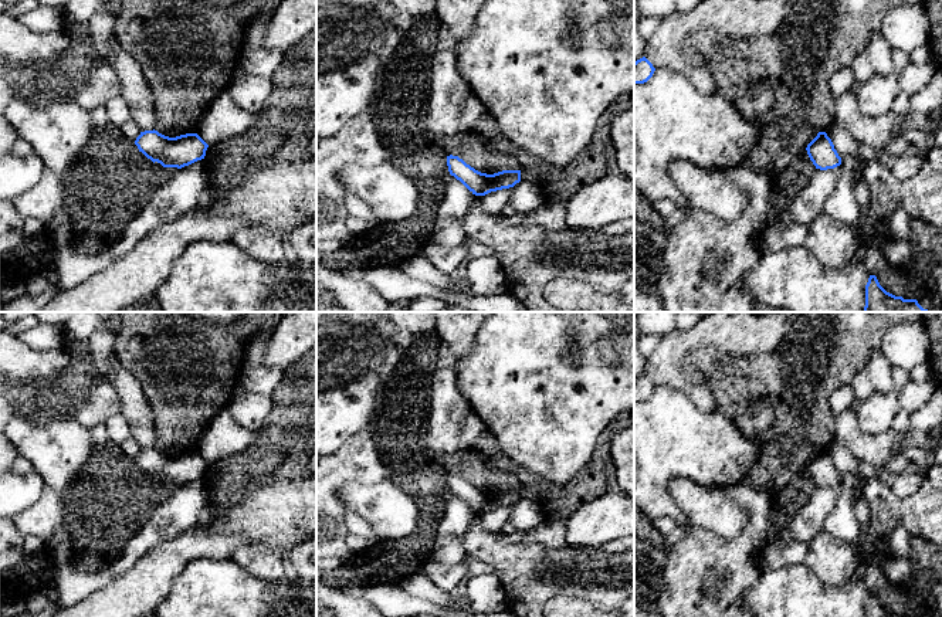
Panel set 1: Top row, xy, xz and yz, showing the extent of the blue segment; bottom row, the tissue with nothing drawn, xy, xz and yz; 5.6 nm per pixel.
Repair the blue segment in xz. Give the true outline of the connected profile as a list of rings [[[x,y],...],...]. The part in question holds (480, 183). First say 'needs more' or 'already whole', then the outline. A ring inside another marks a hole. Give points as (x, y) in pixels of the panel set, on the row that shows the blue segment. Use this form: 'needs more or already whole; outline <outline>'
already whole; outline [[[447,156],[451,176],[460,180],[472,194],[485,196],[491,191],[514,187],[521,182],[521,170],[502,170],[487,174],[475,170],[458,156]]]

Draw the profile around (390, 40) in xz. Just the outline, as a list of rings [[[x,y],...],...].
[[[383,18],[382,35],[383,35],[383,45],[379,50],[379,58],[386,65],[386,62],[392,58],[394,48],[399,45],[400,38],[397,35],[394,26],[386,18]]]

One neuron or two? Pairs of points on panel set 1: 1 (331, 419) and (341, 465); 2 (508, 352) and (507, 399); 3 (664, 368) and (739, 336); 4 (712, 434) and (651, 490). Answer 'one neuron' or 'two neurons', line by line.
1: two neurons
2: one neuron
3: one neuron
4: one neuron

